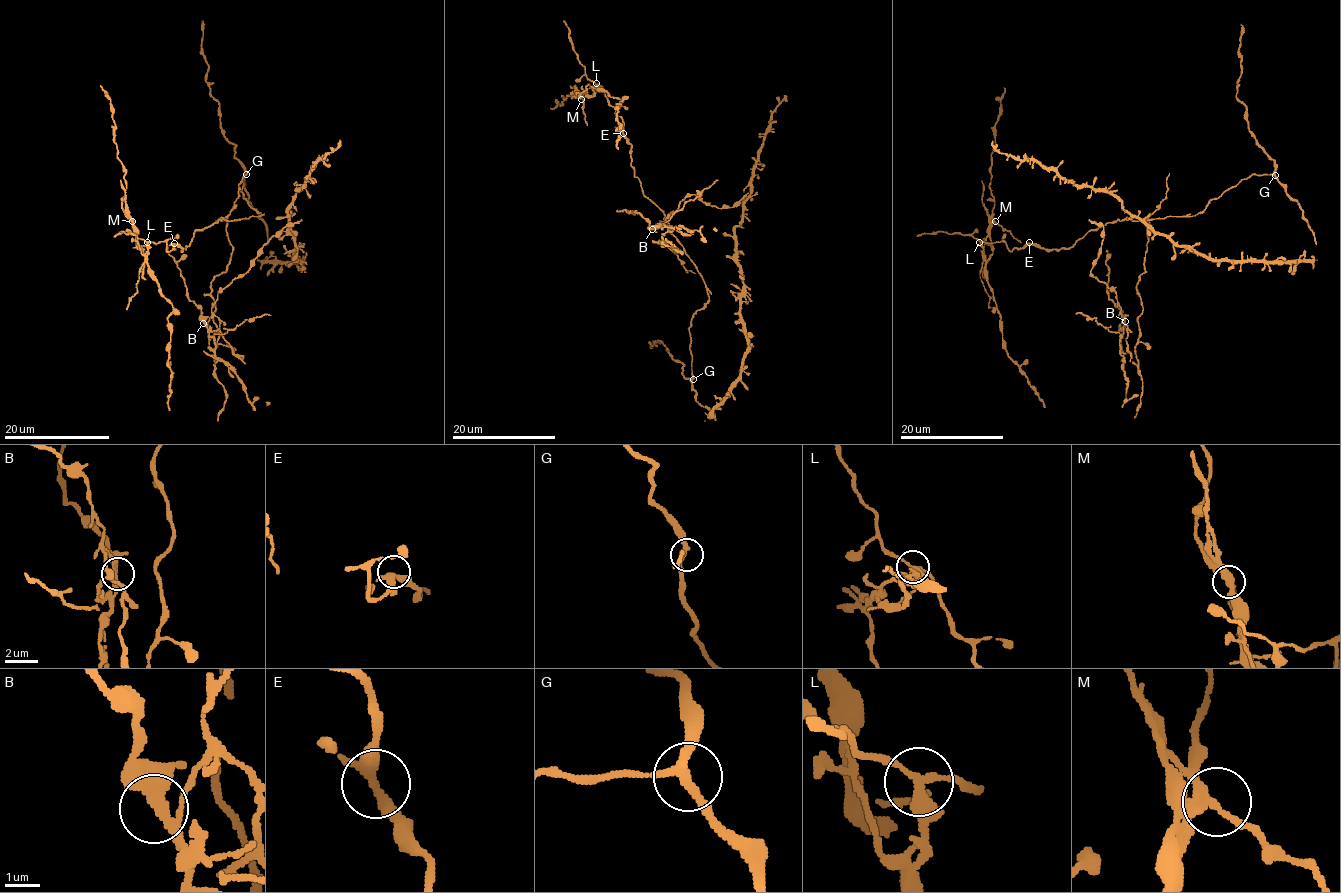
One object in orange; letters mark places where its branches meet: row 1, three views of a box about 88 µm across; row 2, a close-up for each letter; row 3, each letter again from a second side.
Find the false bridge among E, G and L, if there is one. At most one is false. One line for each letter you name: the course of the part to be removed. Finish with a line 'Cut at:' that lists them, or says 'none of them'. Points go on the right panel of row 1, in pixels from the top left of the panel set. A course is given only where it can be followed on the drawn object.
Cut at: L

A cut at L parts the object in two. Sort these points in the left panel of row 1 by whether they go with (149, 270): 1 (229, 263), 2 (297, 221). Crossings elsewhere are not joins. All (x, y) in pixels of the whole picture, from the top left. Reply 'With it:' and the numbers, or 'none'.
With it: 2

